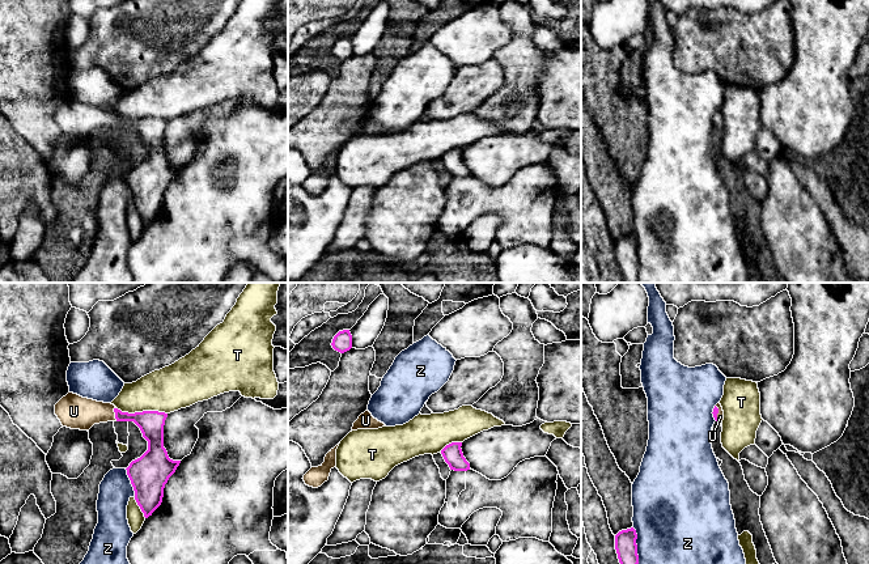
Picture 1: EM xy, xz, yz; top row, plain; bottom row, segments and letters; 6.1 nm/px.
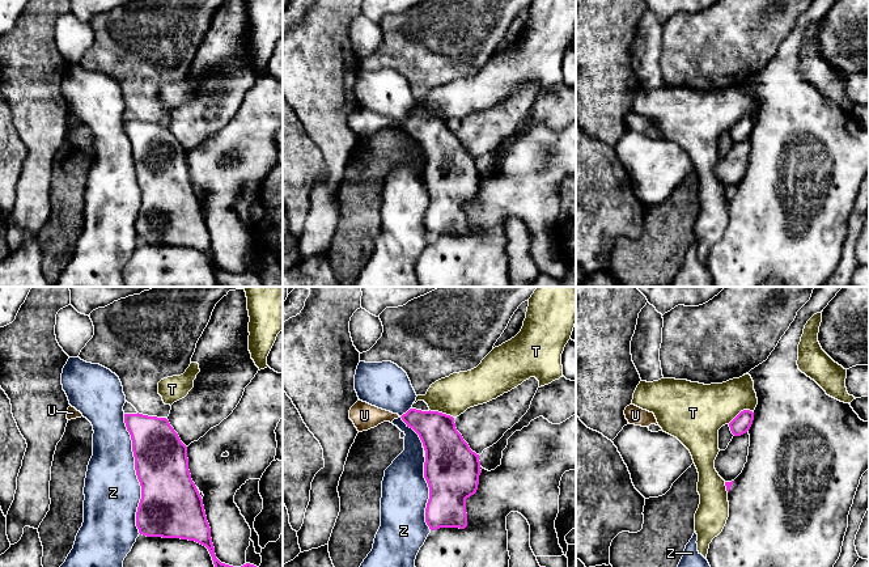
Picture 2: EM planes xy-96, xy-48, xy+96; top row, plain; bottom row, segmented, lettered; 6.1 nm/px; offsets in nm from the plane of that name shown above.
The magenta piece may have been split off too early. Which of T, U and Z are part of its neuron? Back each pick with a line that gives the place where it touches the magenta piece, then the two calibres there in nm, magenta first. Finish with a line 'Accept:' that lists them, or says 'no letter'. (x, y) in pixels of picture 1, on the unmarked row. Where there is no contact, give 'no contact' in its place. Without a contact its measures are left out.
U: meets magenta in xy at (115, 121); 160 nm thick on the magenta side, 200 nm on the other
Accept: U

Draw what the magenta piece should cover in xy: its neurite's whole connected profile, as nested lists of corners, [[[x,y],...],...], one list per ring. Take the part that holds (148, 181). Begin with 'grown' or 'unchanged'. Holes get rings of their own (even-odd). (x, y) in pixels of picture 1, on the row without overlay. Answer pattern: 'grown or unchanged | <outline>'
grown | [[[68,99],[55,111],[63,133],[89,137],[94,131],[133,128],[148,148],[148,157],[126,175],[135,198],[135,207],[148,225],[161,212],[164,195],[181,167],[169,165],[164,154],[164,132],[168,120],[158,118],[122,119],[111,110],[97,109]]]

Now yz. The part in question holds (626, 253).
unchanged | [[[633,234],[615,242],[615,256],[624,283],[637,283],[637,241]]]

